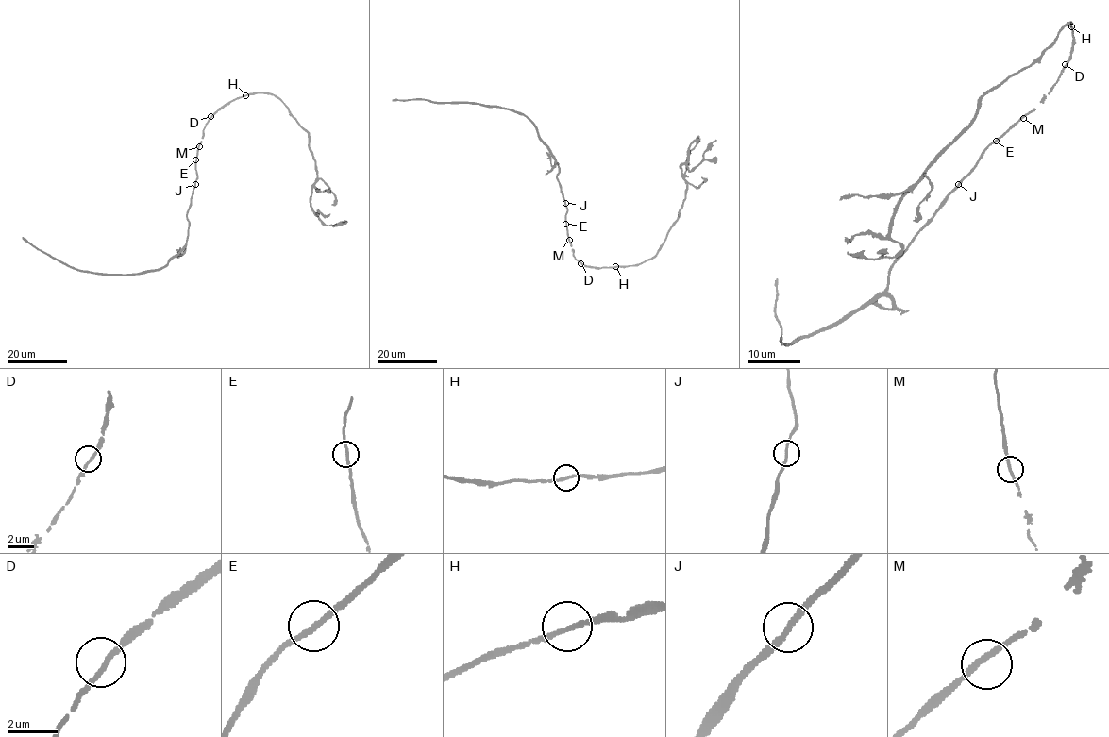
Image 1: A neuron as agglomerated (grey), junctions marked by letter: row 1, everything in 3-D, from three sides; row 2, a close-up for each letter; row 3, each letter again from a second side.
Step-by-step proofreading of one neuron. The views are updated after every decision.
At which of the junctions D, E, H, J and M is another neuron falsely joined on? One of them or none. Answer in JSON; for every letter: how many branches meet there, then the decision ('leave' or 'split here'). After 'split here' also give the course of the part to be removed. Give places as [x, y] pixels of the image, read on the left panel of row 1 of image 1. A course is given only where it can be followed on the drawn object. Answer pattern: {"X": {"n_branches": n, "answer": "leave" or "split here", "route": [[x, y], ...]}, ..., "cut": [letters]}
{"D": {"n_branches": 2, "answer": "leave"}, "E": {"n_branches": 2, "answer": "leave"}, "H": {"n_branches": 2, "answer": "leave"}, "J": {"n_branches": 2, "answer": "leave"}, "M": {"n_branches": 2, "answer": "leave"}, "cut": []}

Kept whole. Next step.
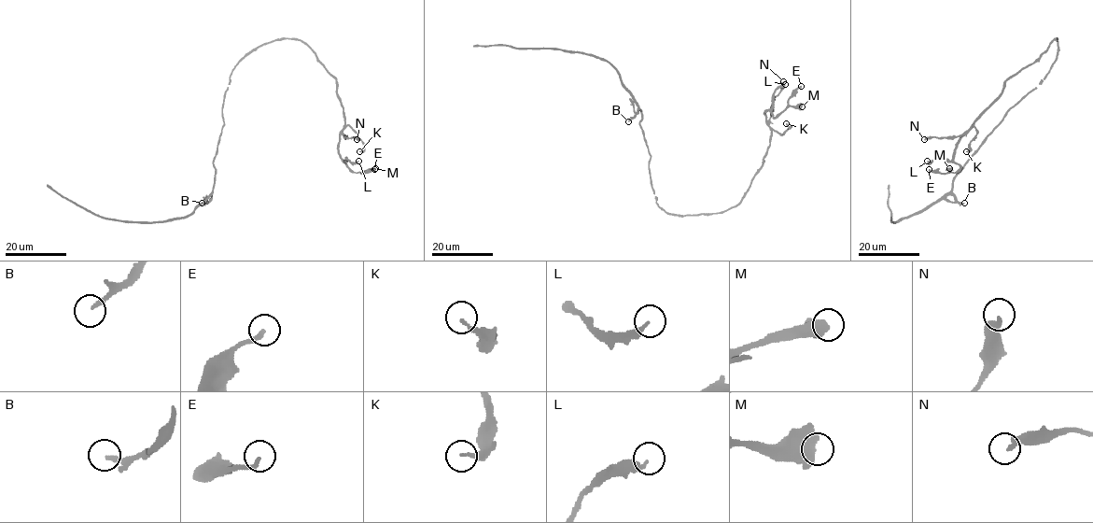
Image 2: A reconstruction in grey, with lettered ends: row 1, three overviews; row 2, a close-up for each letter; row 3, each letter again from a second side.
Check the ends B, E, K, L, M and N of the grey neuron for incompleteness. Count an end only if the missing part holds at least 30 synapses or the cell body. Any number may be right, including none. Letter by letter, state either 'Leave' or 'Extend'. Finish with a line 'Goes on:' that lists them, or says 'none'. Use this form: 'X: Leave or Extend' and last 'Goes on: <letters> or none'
B: Extend
E: Leave
K: Leave
L: Leave
M: Leave
N: Leave
Goes on: B

